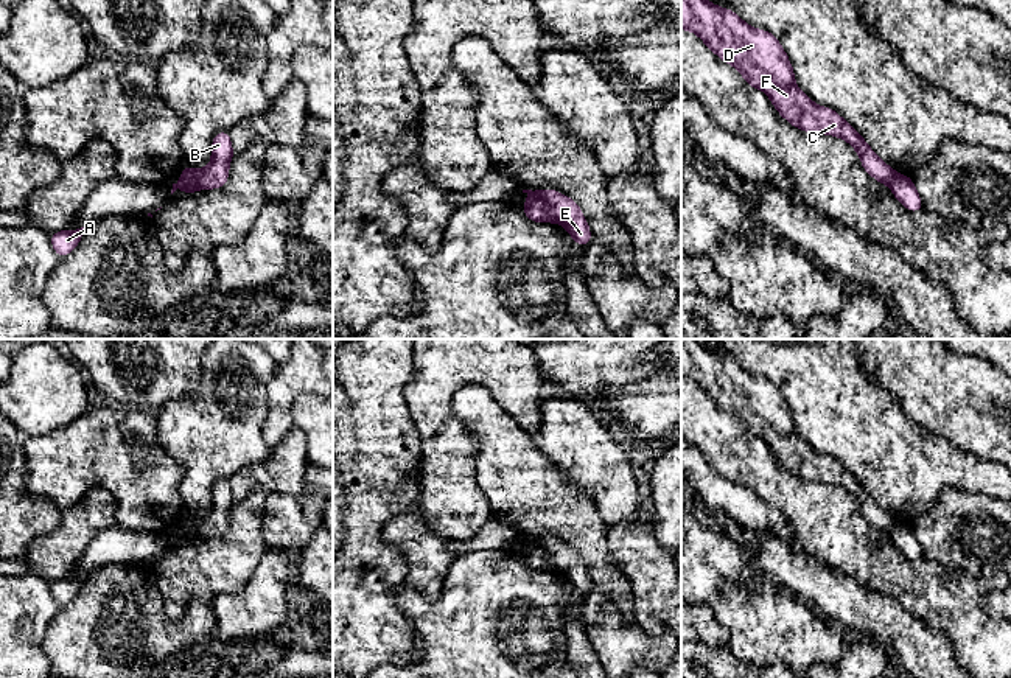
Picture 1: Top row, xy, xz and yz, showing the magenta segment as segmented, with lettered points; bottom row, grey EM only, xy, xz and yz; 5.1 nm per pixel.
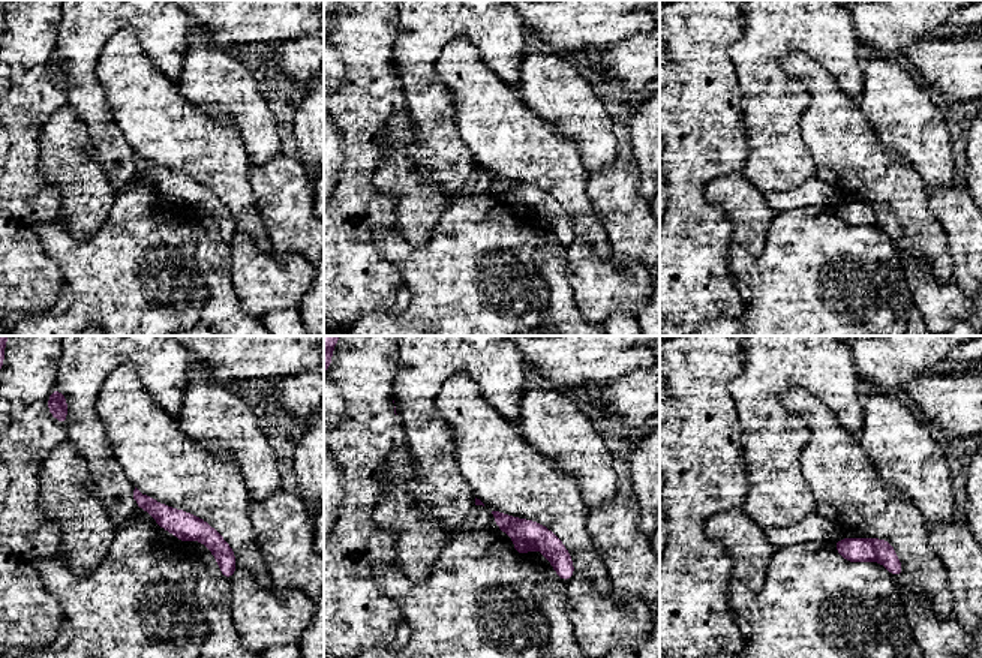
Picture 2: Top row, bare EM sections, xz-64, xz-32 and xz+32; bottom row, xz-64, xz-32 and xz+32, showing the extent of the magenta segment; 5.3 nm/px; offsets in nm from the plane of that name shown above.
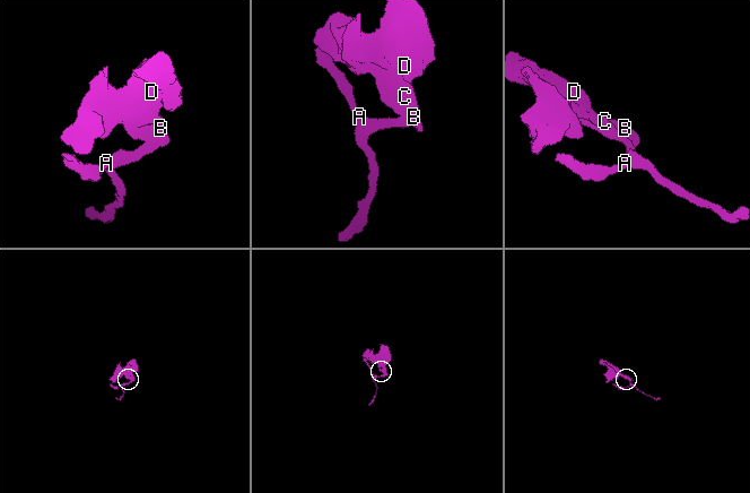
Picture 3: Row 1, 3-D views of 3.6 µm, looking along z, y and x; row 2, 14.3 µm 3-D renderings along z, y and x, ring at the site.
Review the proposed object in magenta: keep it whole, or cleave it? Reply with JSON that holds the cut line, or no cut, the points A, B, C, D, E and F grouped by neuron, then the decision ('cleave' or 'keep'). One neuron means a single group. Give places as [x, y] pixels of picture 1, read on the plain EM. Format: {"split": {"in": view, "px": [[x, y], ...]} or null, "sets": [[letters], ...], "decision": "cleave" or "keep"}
{"split": {"in": "xz", "px": [[529, 545], [543, 548], [557, 568]]}, "sets": [["A"], ["B", "C", "D", "E", "F"]], "decision": "cleave"}

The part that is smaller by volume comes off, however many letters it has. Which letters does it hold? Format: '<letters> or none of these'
A

